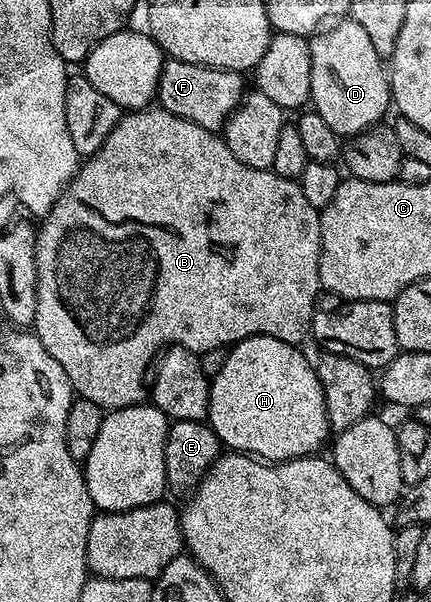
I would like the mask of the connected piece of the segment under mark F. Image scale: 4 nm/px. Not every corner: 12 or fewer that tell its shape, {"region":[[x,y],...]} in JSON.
{"region":[[167,58],[156,103],[218,133],[242,102],[240,71]]}

